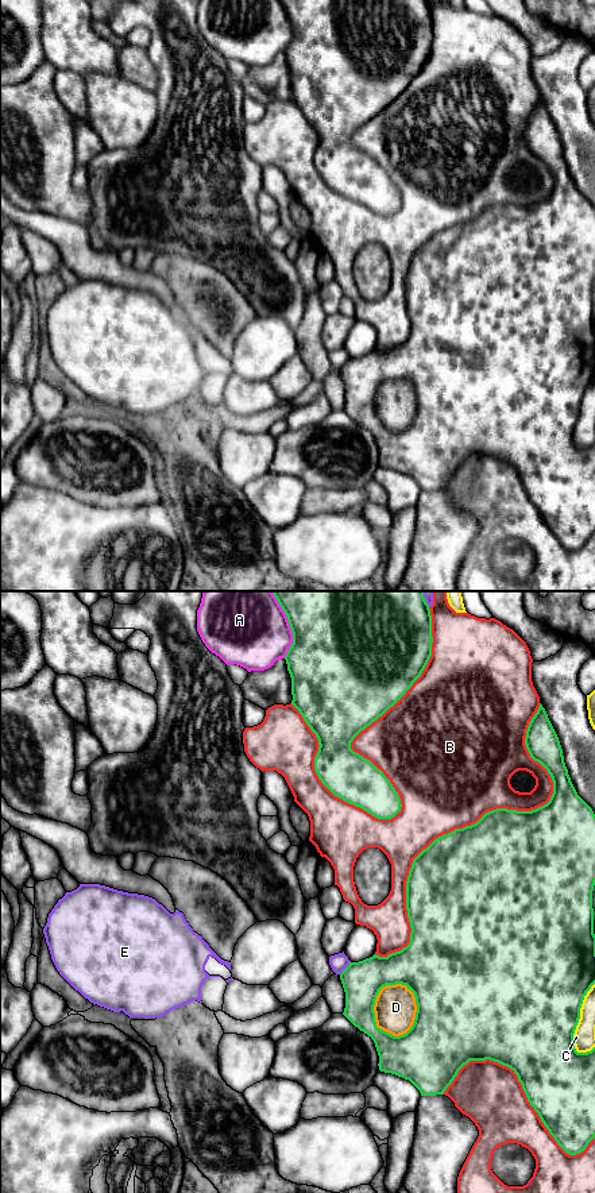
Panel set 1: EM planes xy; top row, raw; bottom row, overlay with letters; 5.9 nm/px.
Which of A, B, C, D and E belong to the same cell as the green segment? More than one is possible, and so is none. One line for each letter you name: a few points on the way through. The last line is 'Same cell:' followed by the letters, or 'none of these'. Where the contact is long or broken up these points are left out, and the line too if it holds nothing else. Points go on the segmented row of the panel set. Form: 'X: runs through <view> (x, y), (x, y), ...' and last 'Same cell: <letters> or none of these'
Same cell: none of these

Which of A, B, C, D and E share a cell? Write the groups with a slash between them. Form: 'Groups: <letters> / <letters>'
Groups: A / B D / C / E

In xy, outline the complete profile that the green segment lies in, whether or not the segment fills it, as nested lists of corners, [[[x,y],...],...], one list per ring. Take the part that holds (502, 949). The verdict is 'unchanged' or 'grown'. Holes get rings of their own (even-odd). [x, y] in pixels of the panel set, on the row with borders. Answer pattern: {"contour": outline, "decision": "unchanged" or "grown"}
{"contour": [[[542,704],[529,722],[525,745],[530,757],[540,762],[550,775],[553,794],[549,802],[532,811],[497,808],[486,812],[476,823],[436,838],[424,849],[412,864],[406,881],[406,910],[412,933],[410,942],[399,951],[387,957],[374,954],[349,965],[340,973],[345,992],[345,1008],[343,1015],[360,1031],[367,1034],[375,1043],[379,1055],[379,1070],[409,1080],[421,1096],[444,1094],[459,1070],[470,1061],[494,1061],[510,1067],[518,1077],[528,1101],[538,1113],[541,1121],[555,1138],[557,1144],[569,1155],[580,1154],[595,1138],[595,1047],[587,1053],[577,1053],[573,1045],[573,1034],[580,1019],[580,1008],[584,996],[595,984],[595,934],[592,891],[595,885],[595,814],[592,808],[577,795],[564,762],[559,737],[548,718]],[[402,984],[414,993],[417,1012],[412,1028],[399,1036],[394,1036],[376,1027],[374,1005],[379,991],[386,985]]], "decision": "unchanged"}

